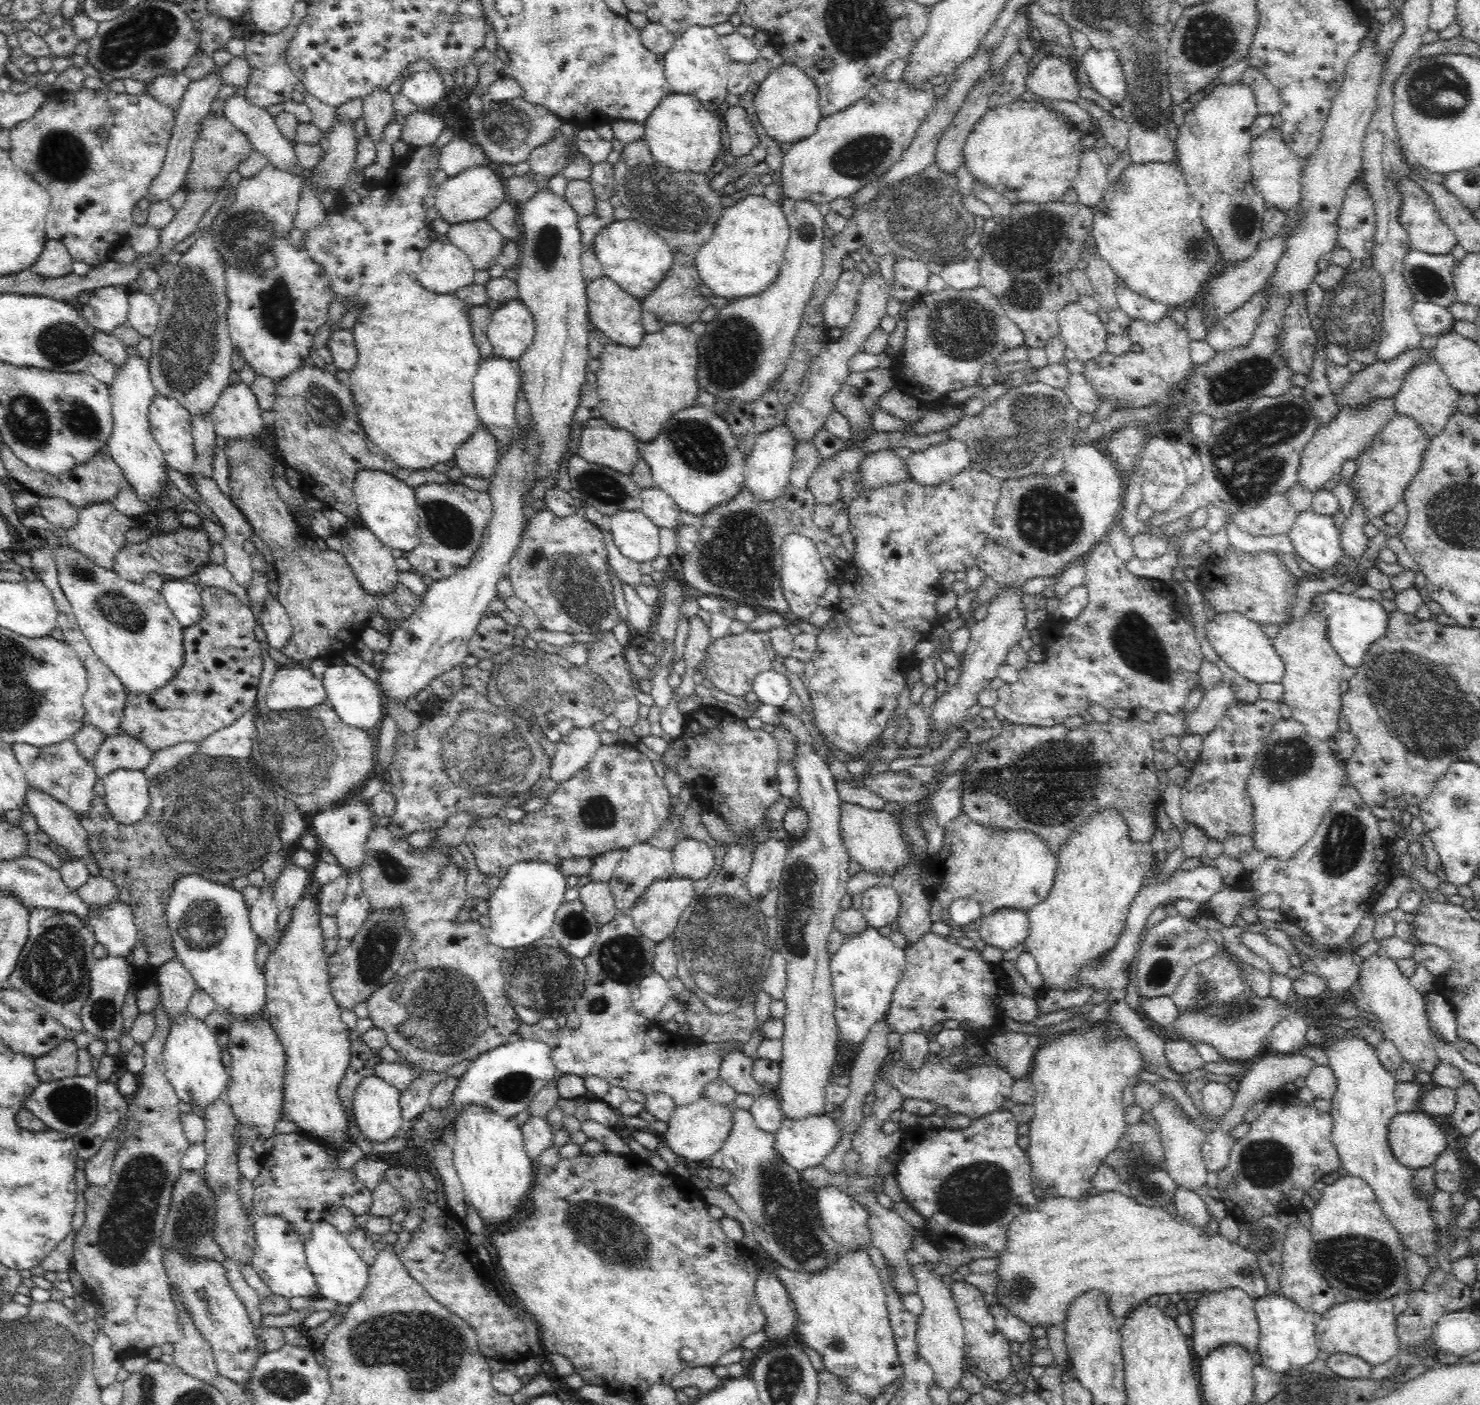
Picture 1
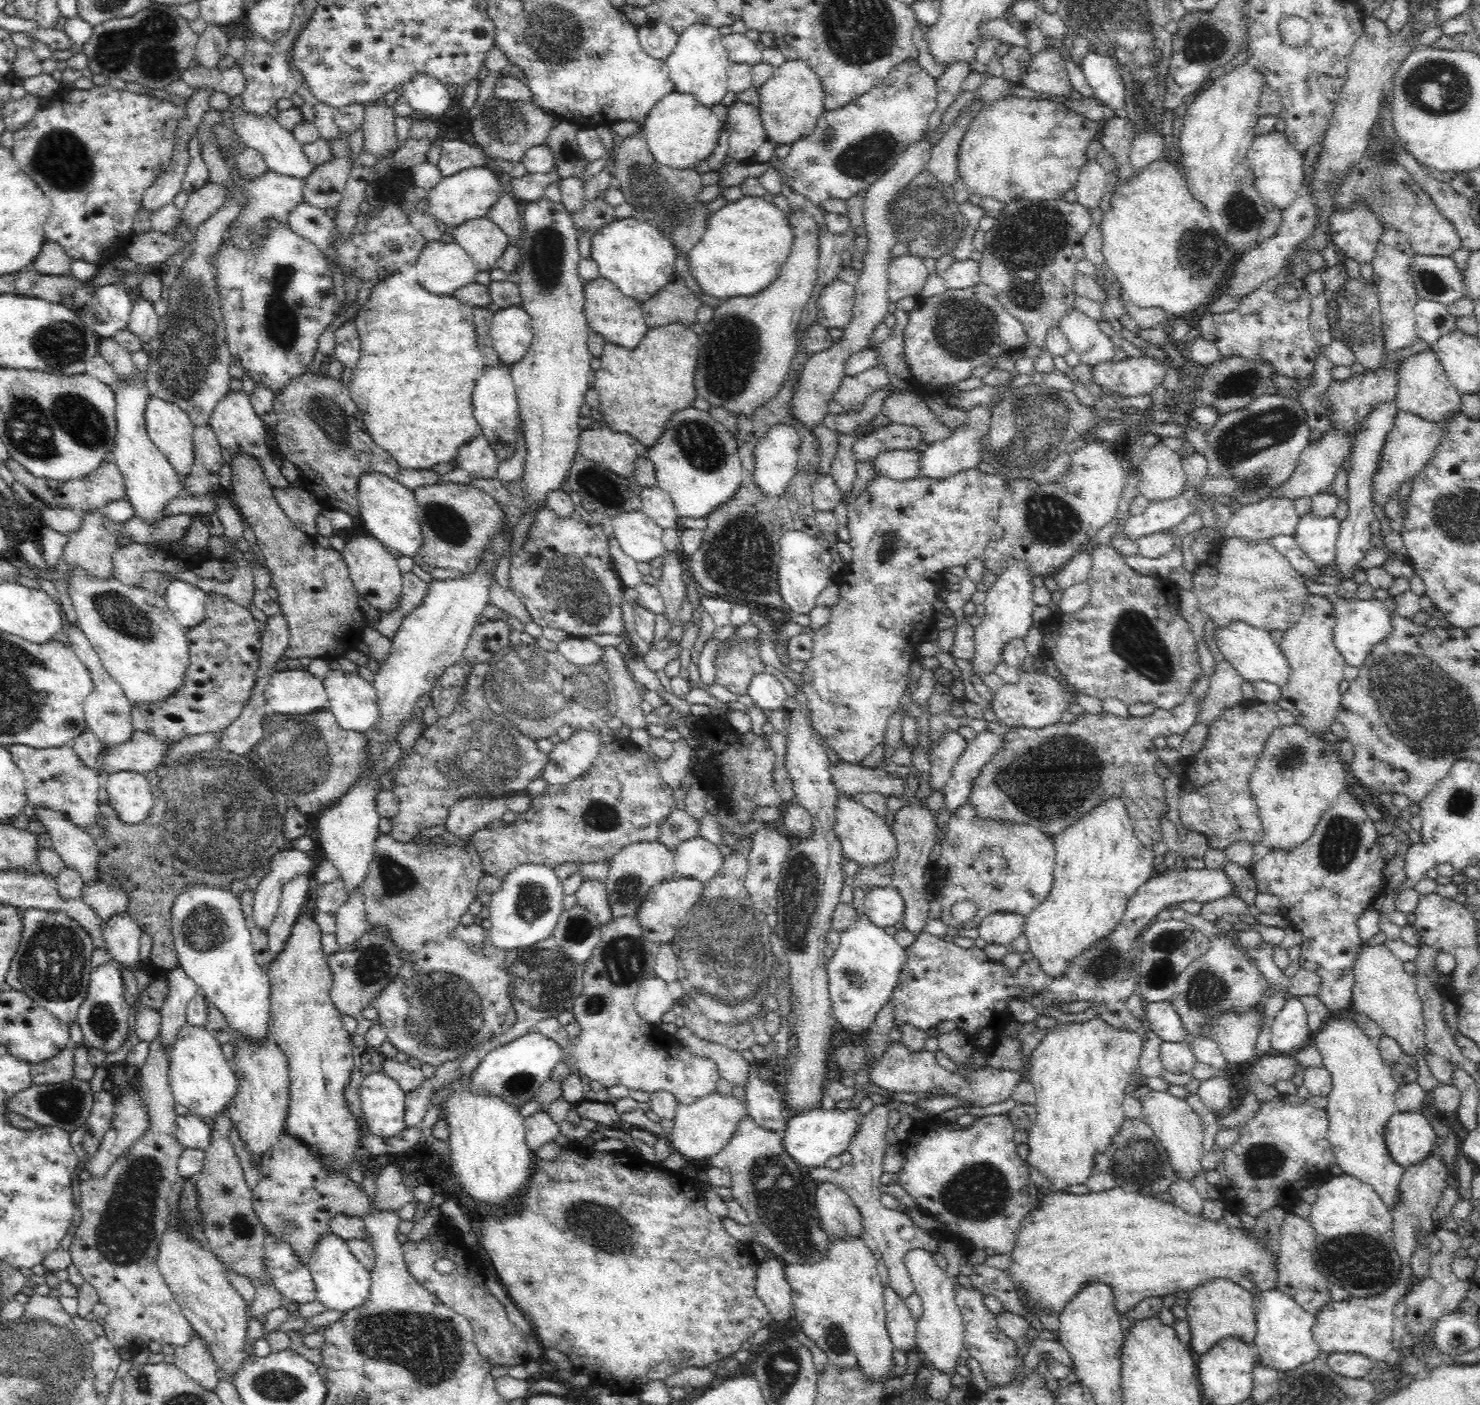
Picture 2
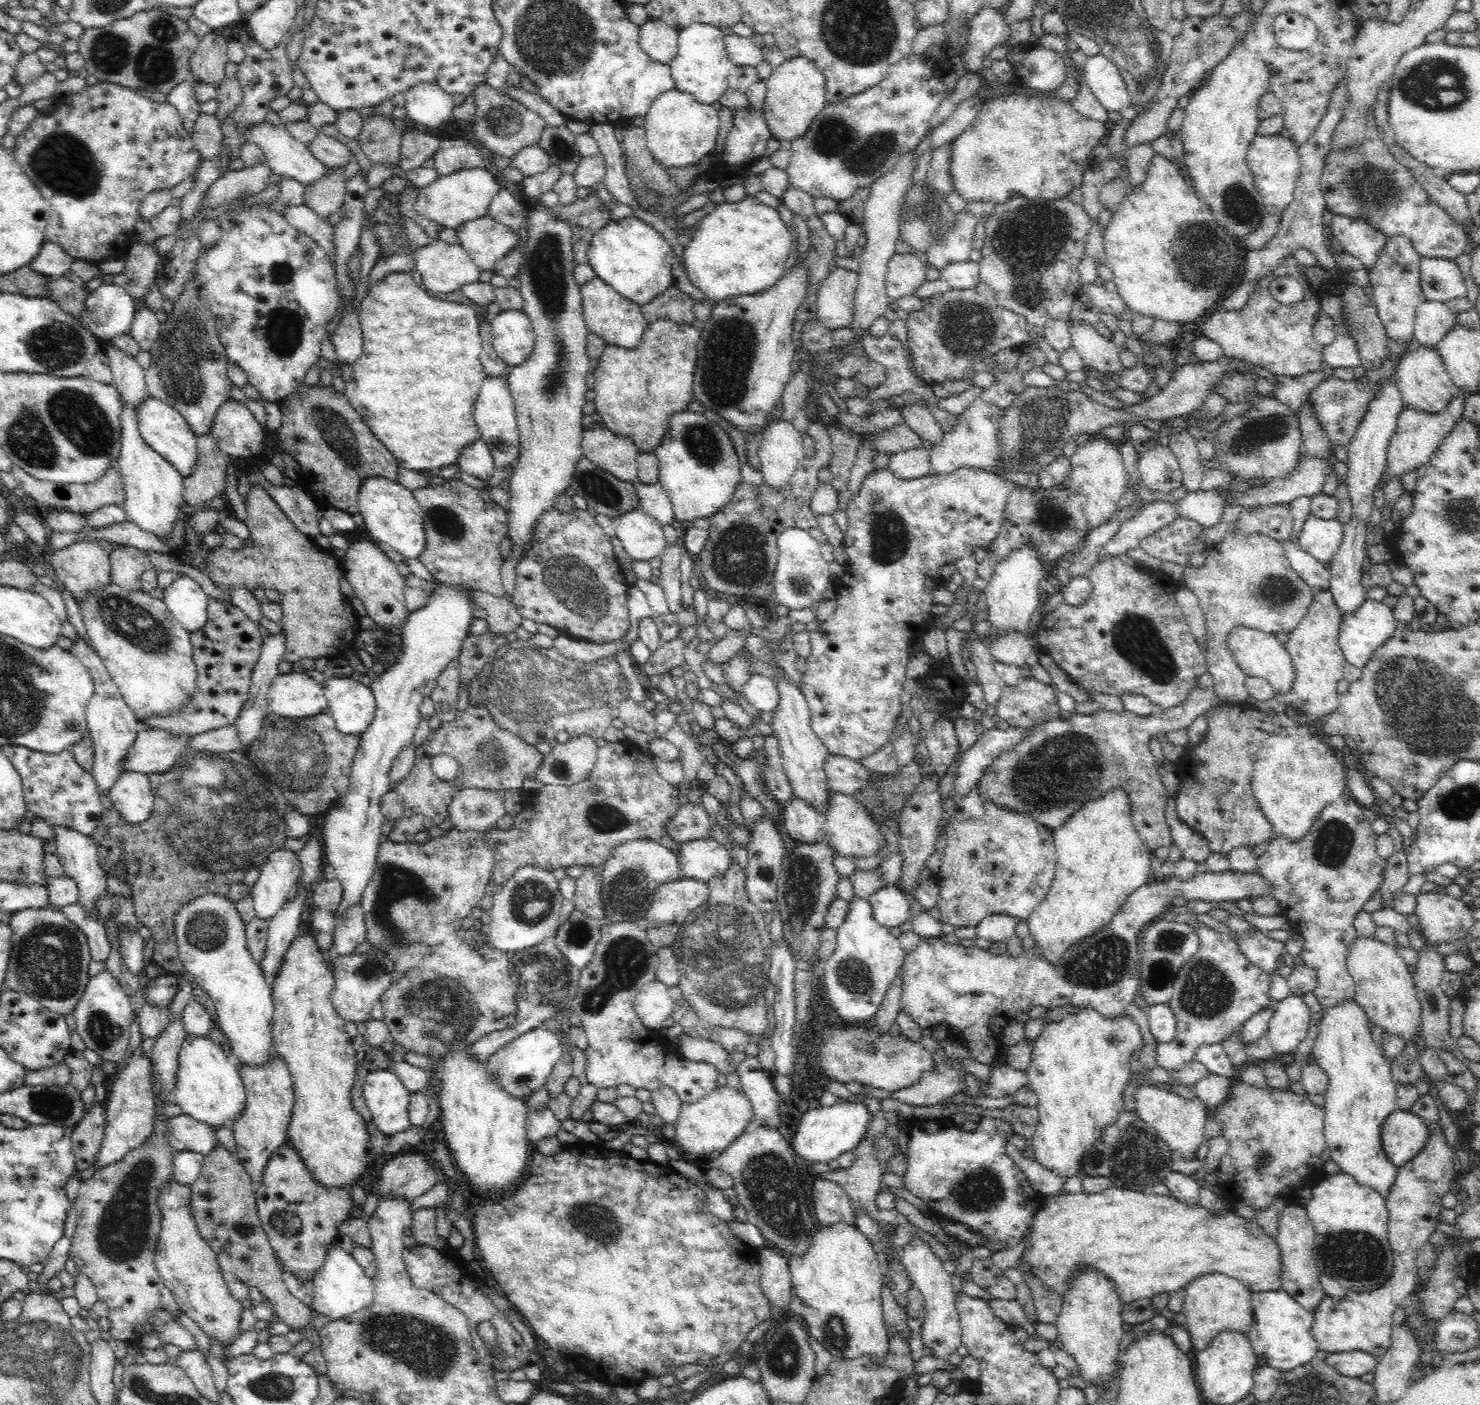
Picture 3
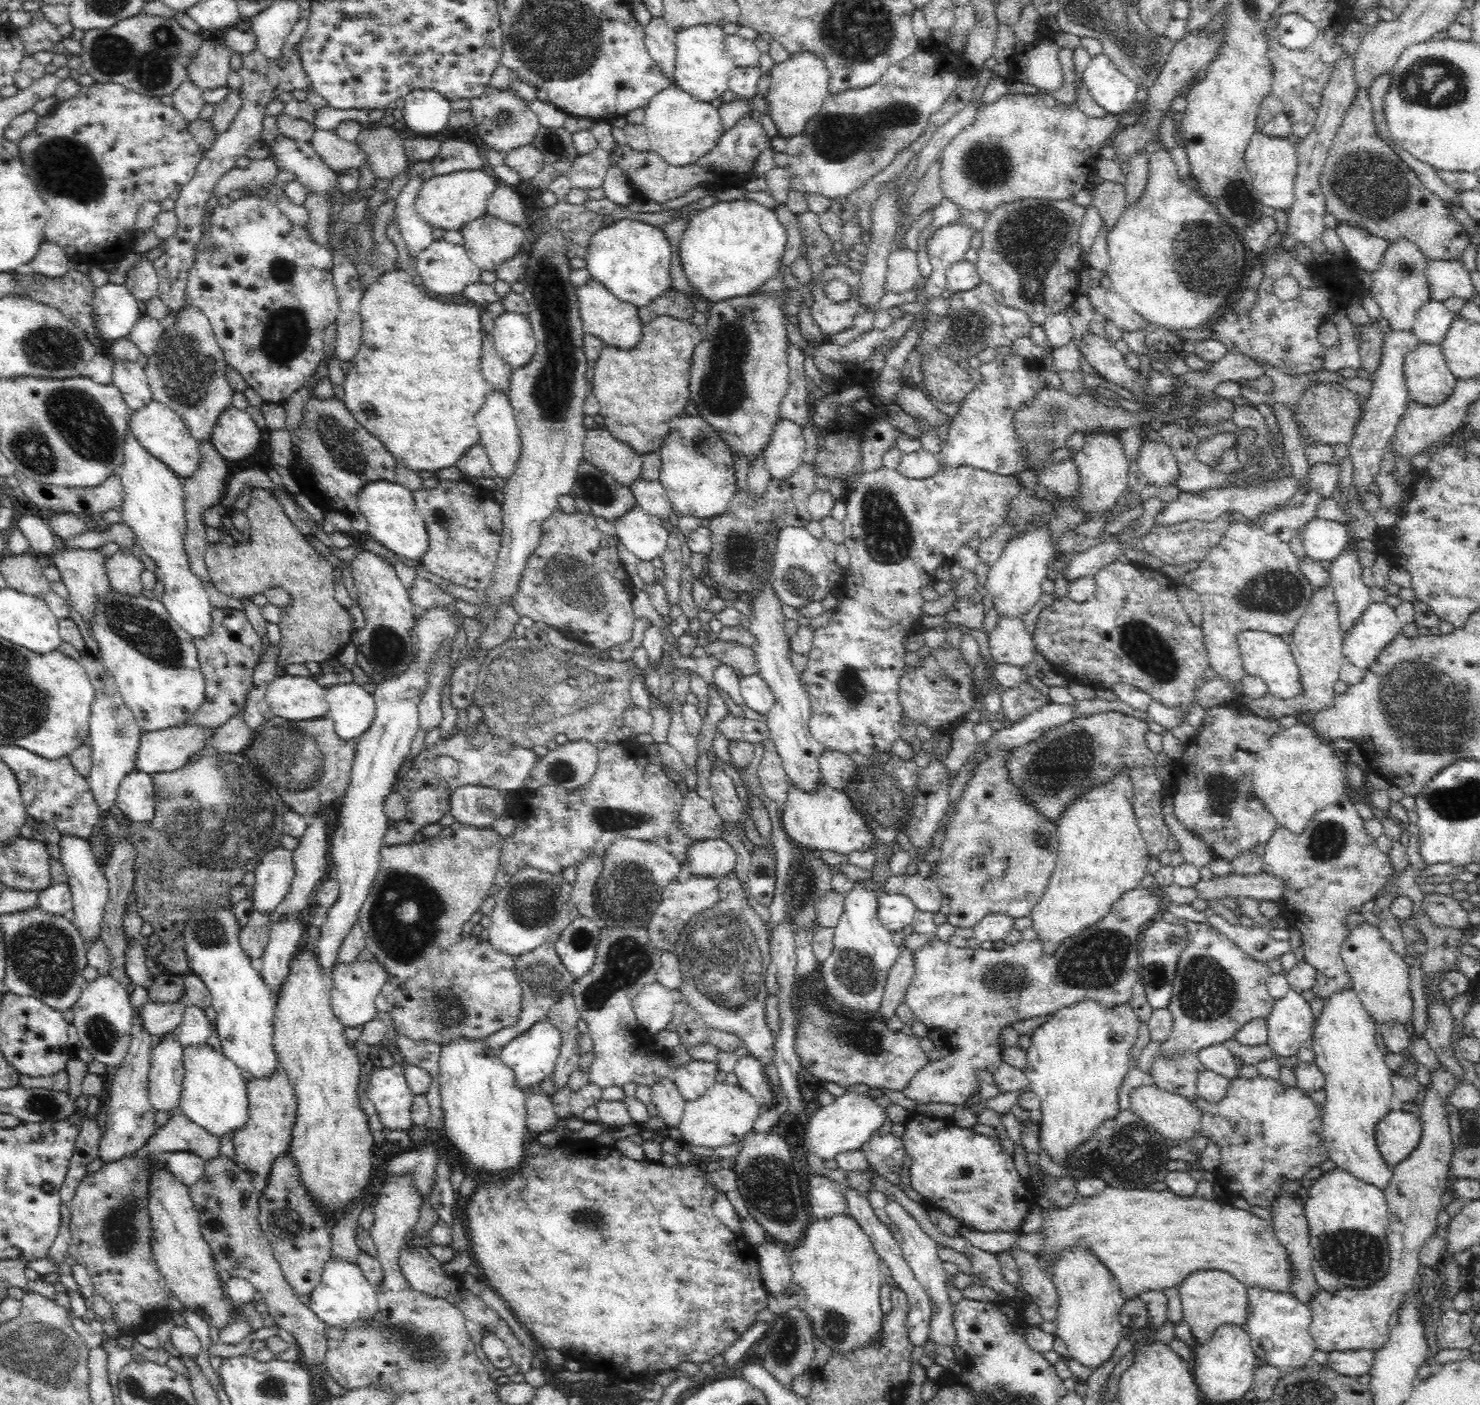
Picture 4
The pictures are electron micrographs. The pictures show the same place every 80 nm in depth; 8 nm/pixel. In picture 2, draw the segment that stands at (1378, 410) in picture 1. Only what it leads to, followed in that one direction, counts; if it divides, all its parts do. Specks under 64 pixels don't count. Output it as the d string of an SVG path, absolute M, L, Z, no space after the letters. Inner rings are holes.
M1338 431L1325 432L1320 440L1316 442L1310 441L1308 447L1299 456L1298 467L1294 470L1294 474L1290 476L1290 480L1286 480L1284 484L1278 484L1278 488L1270 489L1265 498L1285 498L1286 500L1295 501L1299 498L1311 498L1317 494L1324 493L1328 486L1331 486L1339 468L1345 459L1352 452L1352 438L1348 435L1344 437L1344 433Z

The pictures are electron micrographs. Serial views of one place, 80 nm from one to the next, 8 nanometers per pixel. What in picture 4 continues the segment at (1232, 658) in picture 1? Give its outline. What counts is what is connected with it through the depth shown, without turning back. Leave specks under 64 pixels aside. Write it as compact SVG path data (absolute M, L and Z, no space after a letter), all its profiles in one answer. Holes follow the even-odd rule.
M1260 631L1242 632L1236 639L1238 639L1245 674L1257 676L1266 684L1270 700L1288 701L1304 696L1304 686L1300 680L1298 665L1292 656L1290 643L1284 642L1280 636Z

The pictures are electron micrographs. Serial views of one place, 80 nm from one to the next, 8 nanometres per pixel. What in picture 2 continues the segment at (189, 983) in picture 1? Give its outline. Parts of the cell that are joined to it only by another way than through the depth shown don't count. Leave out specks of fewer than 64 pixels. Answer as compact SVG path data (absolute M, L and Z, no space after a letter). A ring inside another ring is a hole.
M182 967L174 968L166 973L168 979L168 996L160 1012L162 1025L157 1035L159 1048L163 1056L170 1063L172 1048L178 1040L178 1035L187 1025L187 1006L196 994L197 984L182 970Z

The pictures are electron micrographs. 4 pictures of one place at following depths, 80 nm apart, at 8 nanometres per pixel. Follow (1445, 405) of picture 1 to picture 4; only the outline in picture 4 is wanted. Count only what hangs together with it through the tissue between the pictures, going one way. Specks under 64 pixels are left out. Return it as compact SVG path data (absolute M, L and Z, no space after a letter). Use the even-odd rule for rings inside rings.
M1419 343L1404 358L1404 376L1412 401L1444 404L1457 381L1446 364L1441 343Z

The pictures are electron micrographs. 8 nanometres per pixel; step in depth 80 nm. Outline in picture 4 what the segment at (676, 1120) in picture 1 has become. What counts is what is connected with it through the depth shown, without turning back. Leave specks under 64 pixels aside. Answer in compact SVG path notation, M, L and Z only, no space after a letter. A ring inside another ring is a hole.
M716 1082L702 1098L686 1101L682 1120L677 1128L680 1137L688 1144L720 1148L720 1146L728 1146L743 1140L748 1132L753 1130L753 1125L762 1110L764 1108L756 1097L744 1087Z

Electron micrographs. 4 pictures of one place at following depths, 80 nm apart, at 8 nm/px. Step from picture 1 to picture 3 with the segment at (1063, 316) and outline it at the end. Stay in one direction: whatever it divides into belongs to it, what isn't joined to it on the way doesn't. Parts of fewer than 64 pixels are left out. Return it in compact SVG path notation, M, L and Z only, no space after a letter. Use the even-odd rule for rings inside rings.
M1070 320L1070 333L1071 344L1082 357L1084 366L1111 378L1118 378L1124 374L1125 367L1120 362L1122 349L1111 339L1098 333L1094 325Z

